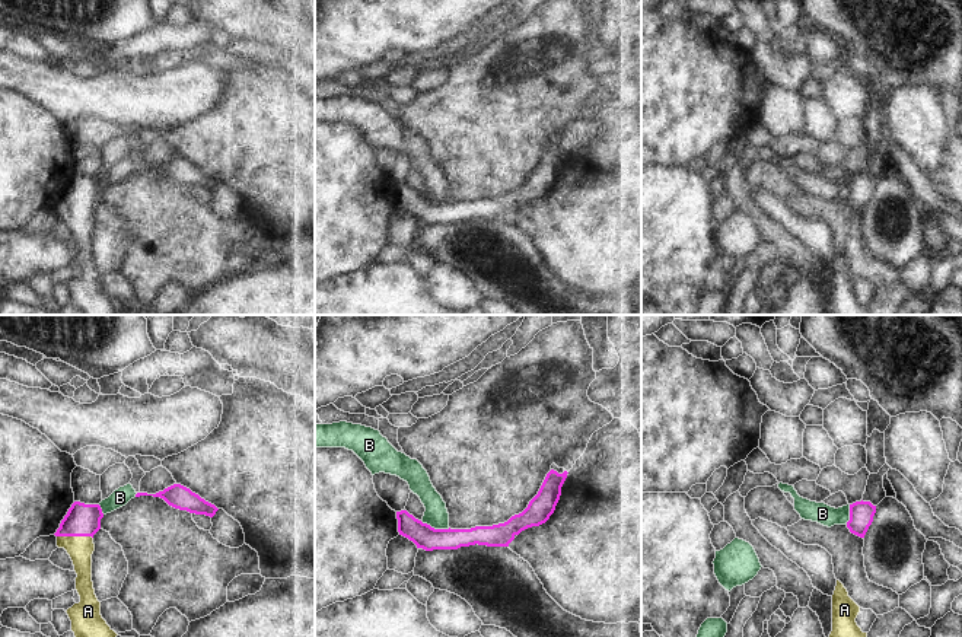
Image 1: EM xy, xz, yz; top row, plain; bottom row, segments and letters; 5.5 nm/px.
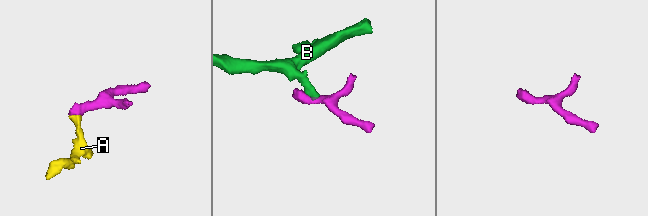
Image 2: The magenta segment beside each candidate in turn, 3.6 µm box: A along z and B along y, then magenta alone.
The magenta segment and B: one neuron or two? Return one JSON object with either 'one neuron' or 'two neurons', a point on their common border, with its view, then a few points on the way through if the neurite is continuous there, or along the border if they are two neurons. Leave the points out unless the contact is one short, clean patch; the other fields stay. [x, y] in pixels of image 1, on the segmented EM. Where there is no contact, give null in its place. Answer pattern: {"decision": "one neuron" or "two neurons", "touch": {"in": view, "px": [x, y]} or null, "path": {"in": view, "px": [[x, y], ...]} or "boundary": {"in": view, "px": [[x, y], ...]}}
{"decision": "two neurons", "touch": {"in": "xz", "px": [433, 528]}, "boundary": {"in": "xz", "px": [[420, 521], [435, 528], [449, 528]]}}

